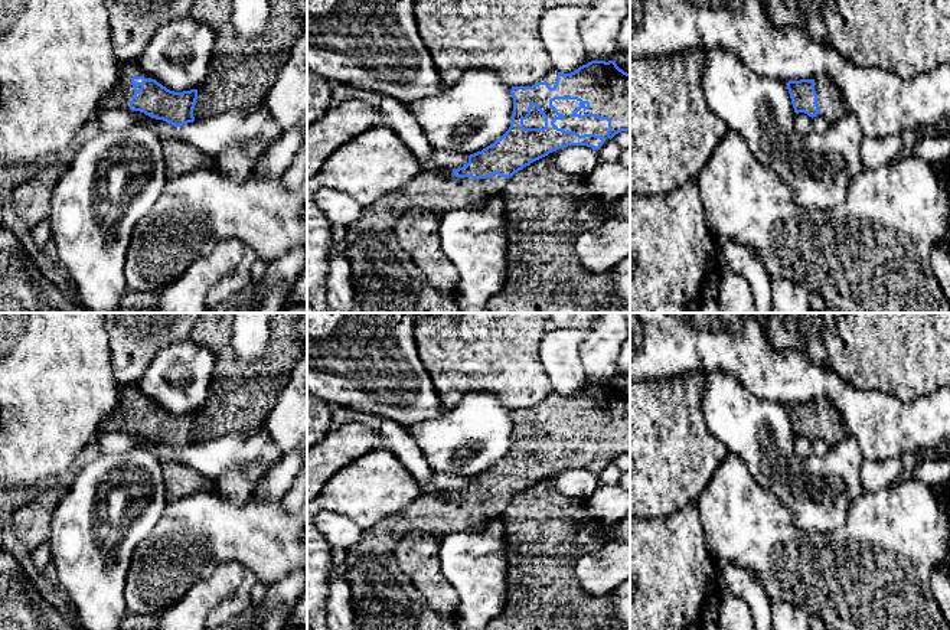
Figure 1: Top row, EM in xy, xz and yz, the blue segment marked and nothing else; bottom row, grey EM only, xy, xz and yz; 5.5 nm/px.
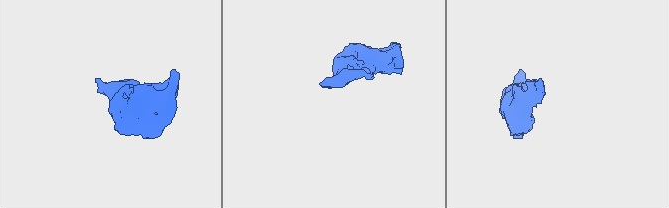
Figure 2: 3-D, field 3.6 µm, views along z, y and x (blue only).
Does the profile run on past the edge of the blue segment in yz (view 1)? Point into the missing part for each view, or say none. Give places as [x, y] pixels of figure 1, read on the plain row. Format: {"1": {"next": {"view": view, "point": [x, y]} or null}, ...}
{"1": {"next": {"view": "yz", "point": [832, 430]}}}

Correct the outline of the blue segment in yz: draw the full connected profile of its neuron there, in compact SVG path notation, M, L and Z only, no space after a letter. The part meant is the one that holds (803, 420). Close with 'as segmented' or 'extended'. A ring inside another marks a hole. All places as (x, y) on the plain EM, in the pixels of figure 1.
M829 399L789 404L786 408L796 437L804 435L812 441L820 437L832 447L848 435L838 409Z; extended

